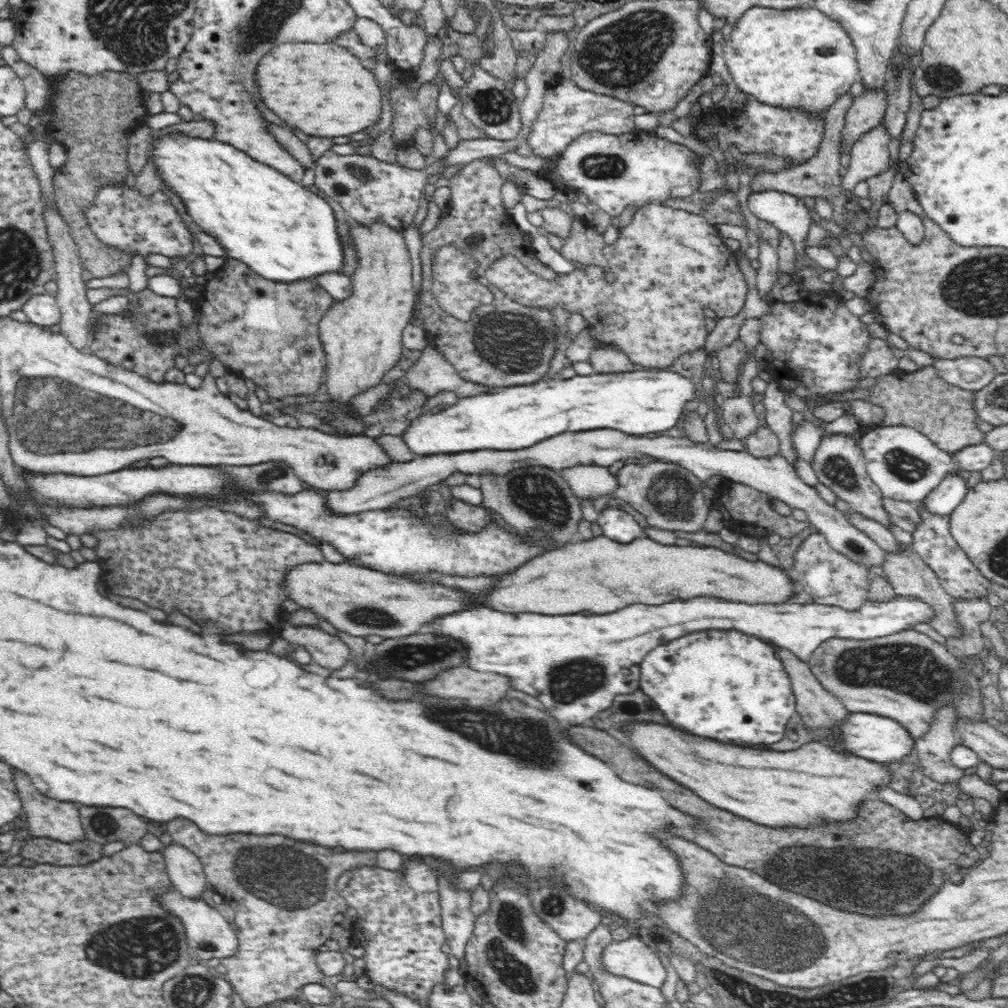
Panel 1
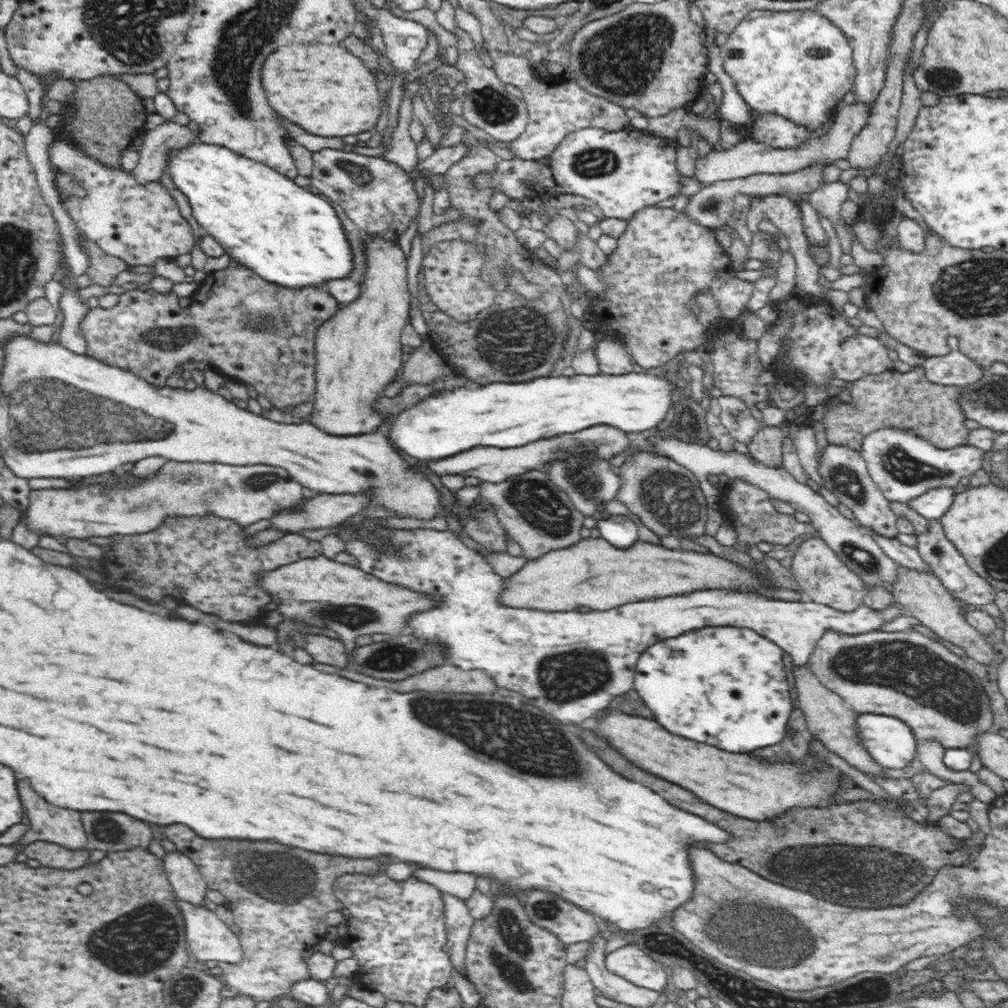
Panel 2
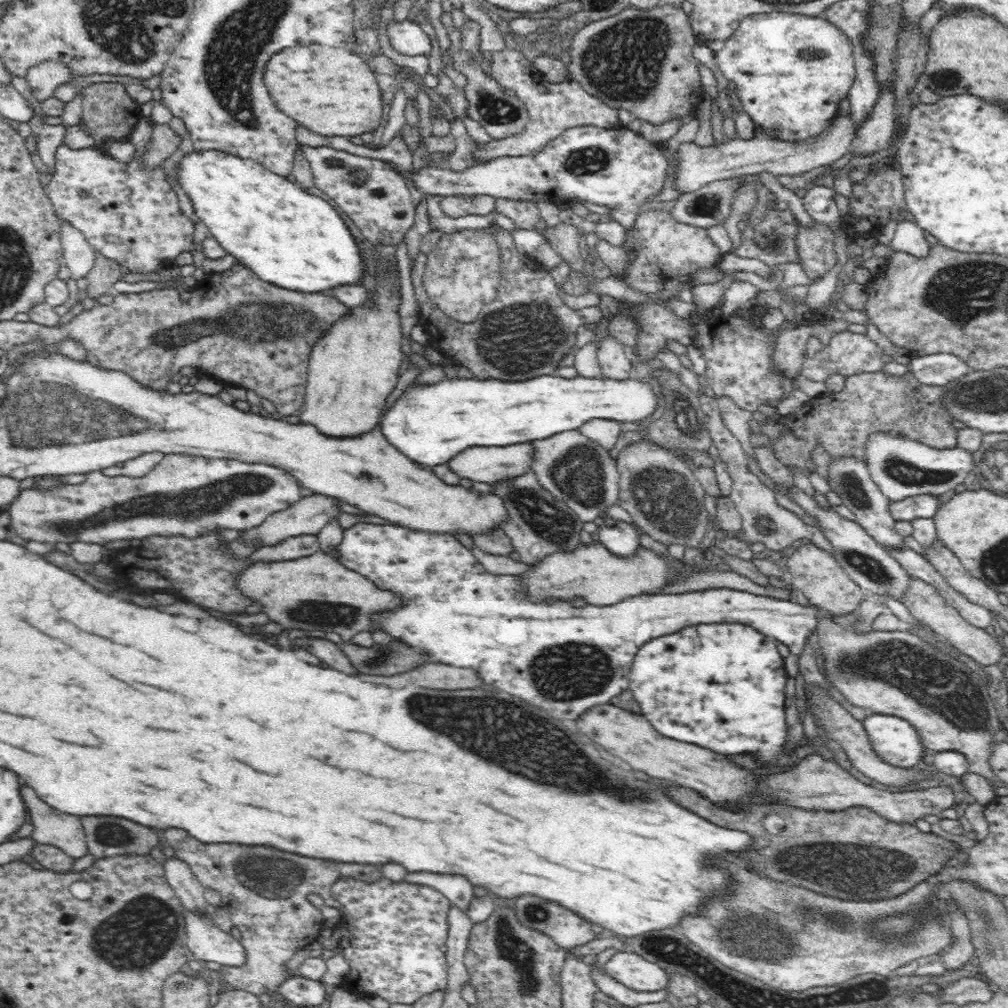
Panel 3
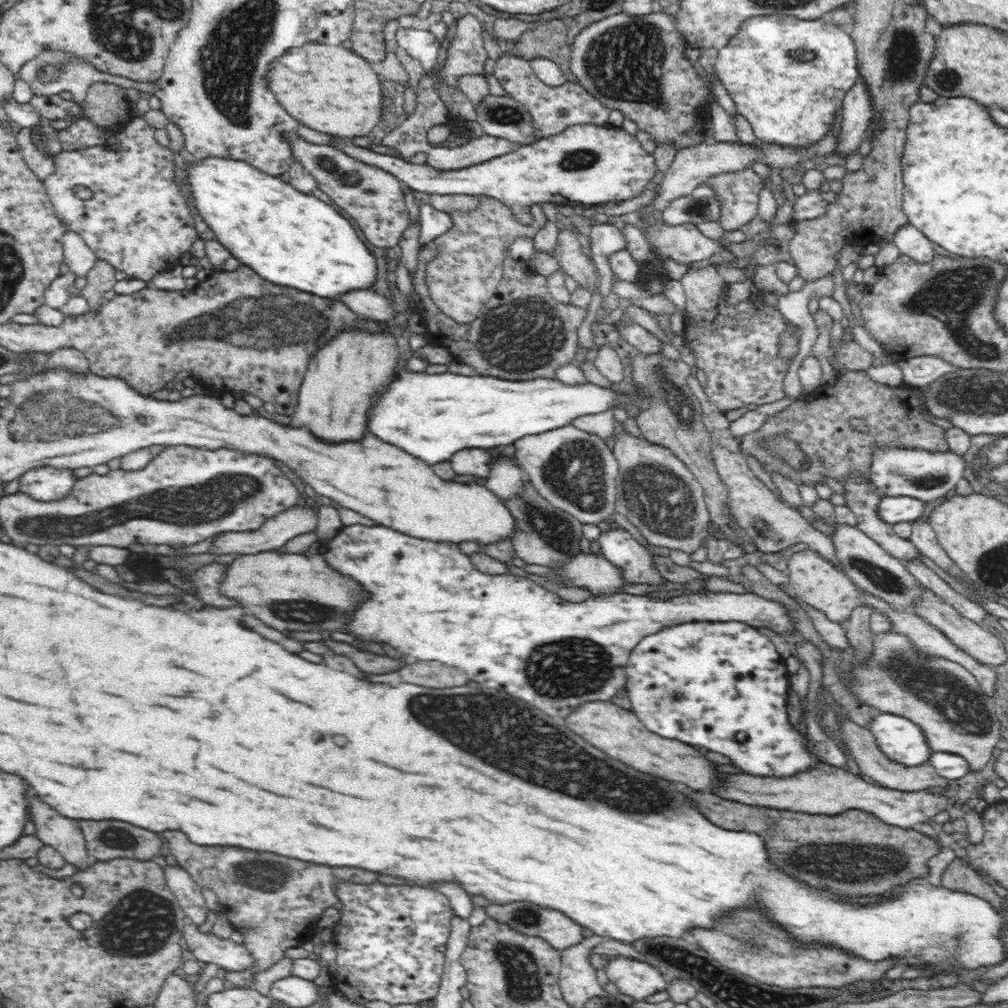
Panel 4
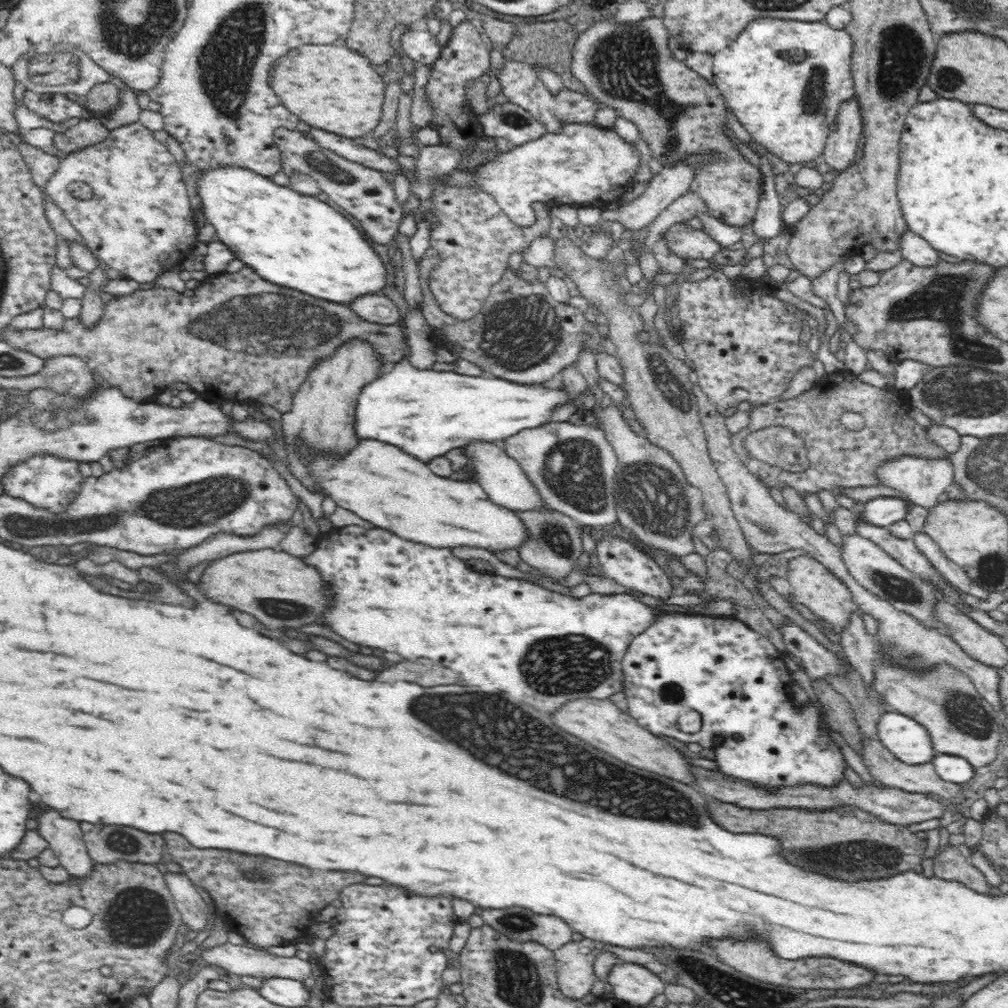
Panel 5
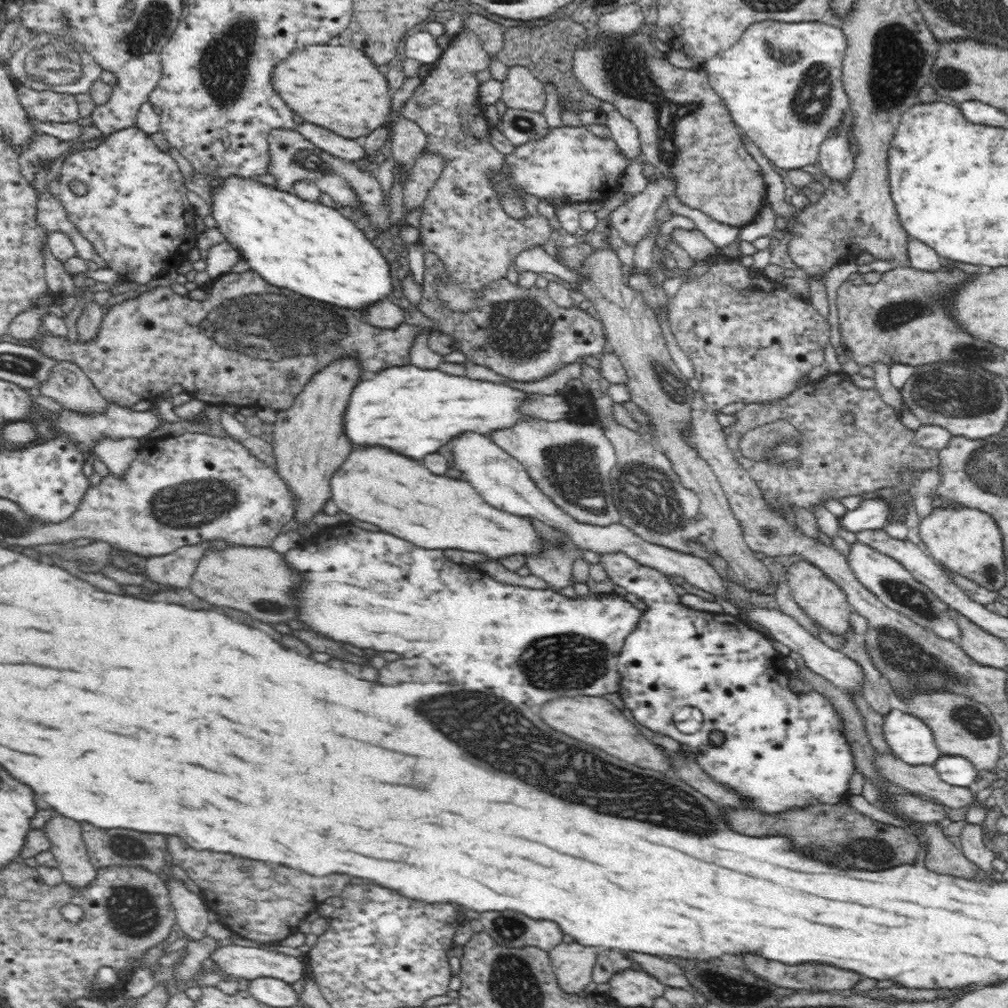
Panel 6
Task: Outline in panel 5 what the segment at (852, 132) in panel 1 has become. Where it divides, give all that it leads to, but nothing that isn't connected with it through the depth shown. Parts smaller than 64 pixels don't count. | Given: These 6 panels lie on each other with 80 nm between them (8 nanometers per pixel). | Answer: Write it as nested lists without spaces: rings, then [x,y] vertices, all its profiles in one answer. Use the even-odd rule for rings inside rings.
[[[707,150],[706,153],[700,155],[692,155],[692,158],[684,158],[680,162],[676,162],[670,167],[666,167],[660,172],[660,174],[654,175],[649,180],[649,186],[646,192],[639,198],[631,201],[627,206],[624,206],[620,212],[602,211],[602,217],[604,220],[616,220],[616,222],[622,222],[628,233],[637,230],[642,230],[644,226],[648,226],[651,222],[662,213],[674,200],[678,200],[682,196],[686,196],[690,192],[690,185],[693,178],[704,166],[708,164],[716,164],[720,162],[720,154],[716,154],[716,150]]]

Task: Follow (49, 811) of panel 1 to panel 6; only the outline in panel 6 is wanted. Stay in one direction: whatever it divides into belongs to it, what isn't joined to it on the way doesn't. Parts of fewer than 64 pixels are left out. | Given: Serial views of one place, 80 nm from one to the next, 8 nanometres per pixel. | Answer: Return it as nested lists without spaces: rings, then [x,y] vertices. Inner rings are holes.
[[[56,814],[50,816],[42,829],[50,841],[49,850],[55,856],[64,884],[76,890],[91,885],[96,867],[87,854],[80,823]]]

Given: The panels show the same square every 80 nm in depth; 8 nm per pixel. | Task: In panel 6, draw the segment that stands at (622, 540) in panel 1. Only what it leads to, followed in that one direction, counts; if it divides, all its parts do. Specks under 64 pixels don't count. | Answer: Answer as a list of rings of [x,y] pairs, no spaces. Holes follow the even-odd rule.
[[[614,550],[614,552],[604,552],[600,554],[598,564],[601,564],[607,573],[608,578],[621,587],[624,592],[636,594],[640,596],[640,600],[646,604],[646,610],[642,612],[641,619],[638,620],[637,627],[632,630],[632,634],[625,639],[625,644],[621,648],[620,655],[617,655],[617,666],[620,672],[621,682],[619,695],[625,702],[625,708],[630,711],[634,720],[644,728],[665,734],[677,740],[680,745],[686,744],[692,749],[691,753],[684,753],[688,758],[691,754],[696,754],[696,759],[704,772],[707,772],[714,780],[737,790],[743,798],[749,800],[749,808],[757,810],[757,812],[765,813],[765,816],[771,816],[775,813],[784,813],[792,809],[804,809],[810,804],[828,804],[836,805],[842,803],[848,794],[848,780],[854,774],[854,758],[852,758],[851,746],[846,742],[844,734],[842,734],[842,718],[836,710],[835,706],[824,698],[819,692],[808,692],[808,694],[794,694],[788,688],[784,688],[782,684],[776,684],[776,680],[772,682],[772,650],[773,644],[770,639],[764,637],[762,634],[753,630],[745,622],[735,616],[729,616],[724,613],[706,613],[686,608],[679,601],[679,595],[676,594],[672,584],[663,572],[657,568],[640,564],[637,560],[630,558],[629,554],[621,550]],[[685,706],[694,706],[699,708],[703,714],[703,723],[699,731],[694,734],[684,734],[674,725],[672,716],[680,708]],[[718,730],[726,734],[726,740],[722,742],[722,746],[714,746],[710,744],[710,734]]]

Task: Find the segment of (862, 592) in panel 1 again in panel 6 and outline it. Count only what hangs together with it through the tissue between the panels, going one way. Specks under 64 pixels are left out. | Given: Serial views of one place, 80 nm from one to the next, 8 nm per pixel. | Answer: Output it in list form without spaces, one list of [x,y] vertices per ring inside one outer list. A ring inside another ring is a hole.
[[[807,560],[793,562],[785,574],[792,598],[798,606],[810,617],[814,619],[822,628],[834,635],[844,635],[851,628],[852,609],[848,602],[846,593],[840,585],[828,578],[820,567]]]

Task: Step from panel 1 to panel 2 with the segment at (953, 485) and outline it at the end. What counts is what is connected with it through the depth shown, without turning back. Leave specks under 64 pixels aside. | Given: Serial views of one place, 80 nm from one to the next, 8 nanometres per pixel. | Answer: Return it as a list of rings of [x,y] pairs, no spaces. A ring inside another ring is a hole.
[[[940,486],[932,488],[919,496],[917,499],[909,500],[910,508],[913,508],[918,514],[927,519],[939,519],[948,512],[952,506],[956,492],[956,486]]]

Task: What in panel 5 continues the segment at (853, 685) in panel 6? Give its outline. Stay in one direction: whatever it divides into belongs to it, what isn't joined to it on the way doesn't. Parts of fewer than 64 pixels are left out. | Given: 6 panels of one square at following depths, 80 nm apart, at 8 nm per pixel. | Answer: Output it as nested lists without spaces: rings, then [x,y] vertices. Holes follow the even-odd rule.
[[[784,624],[782,639],[788,646],[788,652],[802,659],[805,673],[812,684],[827,675],[841,674],[846,670],[836,654],[822,647],[796,624]]]

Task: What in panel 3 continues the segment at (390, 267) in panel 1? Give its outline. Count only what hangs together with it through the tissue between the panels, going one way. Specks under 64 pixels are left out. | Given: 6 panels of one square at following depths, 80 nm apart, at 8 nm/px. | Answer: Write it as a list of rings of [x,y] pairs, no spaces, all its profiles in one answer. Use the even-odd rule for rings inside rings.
[[[395,254],[395,268],[376,270],[376,284],[368,291],[368,300],[360,306],[348,307],[348,313],[340,317],[320,336],[309,358],[306,388],[306,410],[300,416],[300,423],[308,423],[328,437],[358,437],[374,430],[380,412],[384,410],[384,400],[395,390],[400,372],[405,367],[402,355],[402,337],[400,311],[401,299],[400,269]]]

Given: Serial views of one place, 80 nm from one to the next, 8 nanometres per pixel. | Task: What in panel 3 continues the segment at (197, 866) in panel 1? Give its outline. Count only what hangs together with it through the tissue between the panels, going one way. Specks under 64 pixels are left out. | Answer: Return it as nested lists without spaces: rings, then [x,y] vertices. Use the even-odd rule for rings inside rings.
[[[173,856],[164,861],[163,867],[168,885],[173,889],[183,906],[192,912],[205,912],[207,905],[204,897],[206,884],[200,883],[187,861]]]

